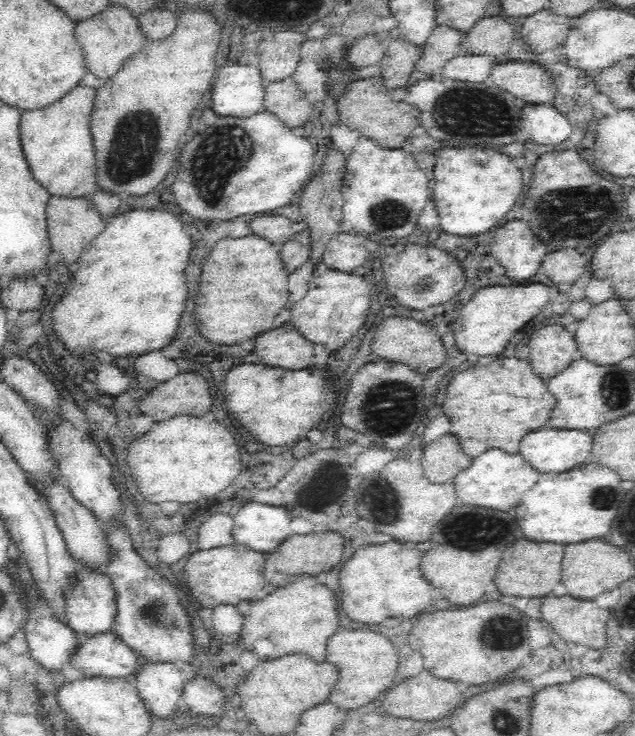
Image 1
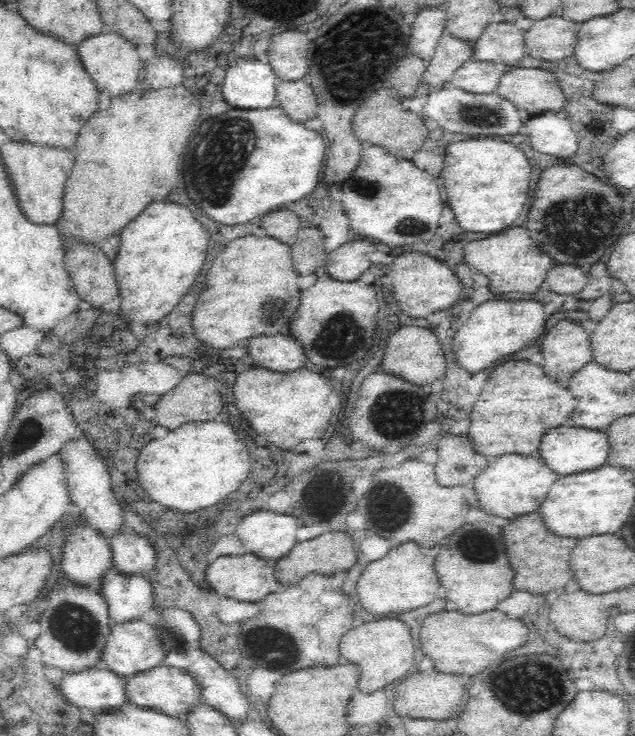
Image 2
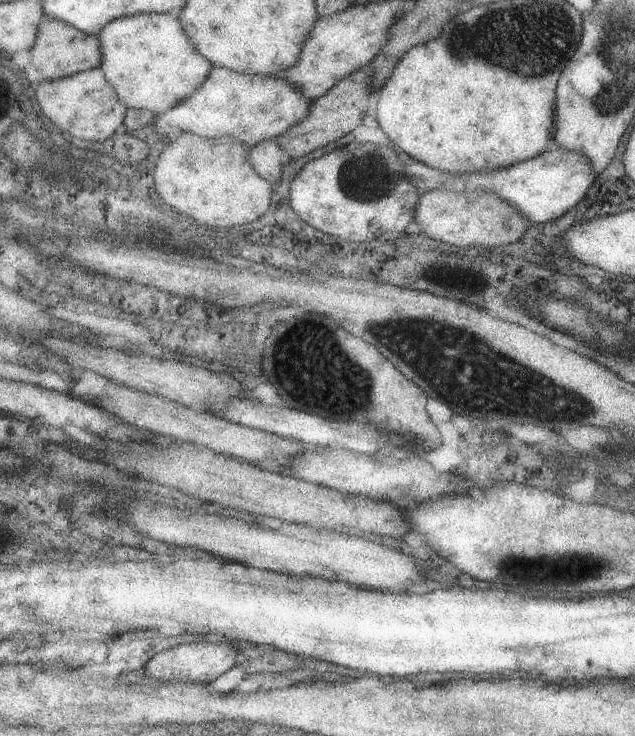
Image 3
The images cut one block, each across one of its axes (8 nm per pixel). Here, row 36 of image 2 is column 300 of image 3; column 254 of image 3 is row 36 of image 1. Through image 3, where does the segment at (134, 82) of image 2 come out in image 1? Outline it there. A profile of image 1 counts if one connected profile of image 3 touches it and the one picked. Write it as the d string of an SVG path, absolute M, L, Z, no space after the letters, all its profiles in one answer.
M108 4L99 13L77 21L75 39L83 52L87 71L102 81L106 81L113 74L116 74L122 68L126 59L139 51L147 40L144 31L140 29L137 17L132 14L127 6L120 4Z

